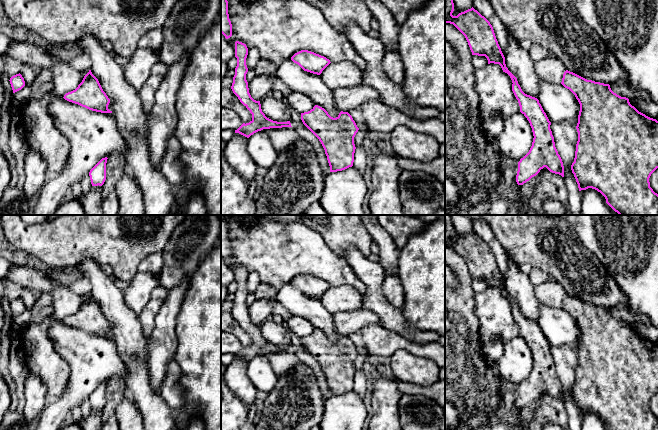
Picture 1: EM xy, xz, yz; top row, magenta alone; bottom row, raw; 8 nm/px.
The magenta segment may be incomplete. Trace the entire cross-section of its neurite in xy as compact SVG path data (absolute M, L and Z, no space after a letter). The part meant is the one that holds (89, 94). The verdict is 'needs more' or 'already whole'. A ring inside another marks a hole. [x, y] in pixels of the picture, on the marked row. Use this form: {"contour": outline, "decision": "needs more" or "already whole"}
{"contour": "M91 70L84 76L78 87L66 93L63 98L92 111L112 113L108 109L110 99L103 91L98 79L92 74Z", "decision": "already whole"}

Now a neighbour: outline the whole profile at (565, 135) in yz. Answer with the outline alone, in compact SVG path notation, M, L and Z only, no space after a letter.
M568 121L551 123L550 129L554 137L555 147L564 166L564 180L569 194L569 210L571 215L581 215L581 195L578 184L571 170L574 162L578 132Z

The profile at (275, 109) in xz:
M265 97L260 101L262 112L273 121L287 122L291 120L289 105L283 99Z

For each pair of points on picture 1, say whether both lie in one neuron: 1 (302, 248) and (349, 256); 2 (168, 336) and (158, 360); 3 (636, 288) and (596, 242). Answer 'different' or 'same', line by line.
1: different
2: same
3: same

